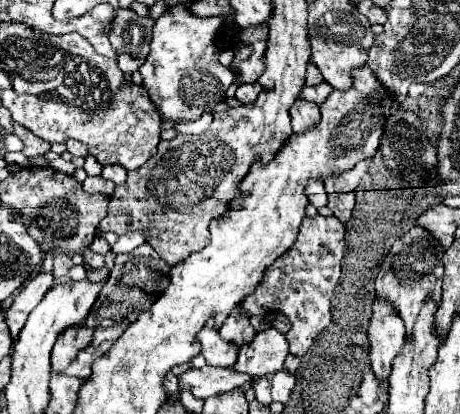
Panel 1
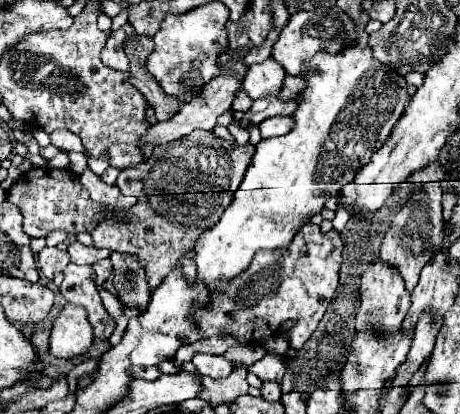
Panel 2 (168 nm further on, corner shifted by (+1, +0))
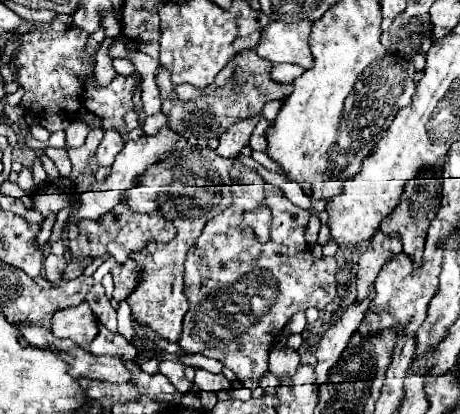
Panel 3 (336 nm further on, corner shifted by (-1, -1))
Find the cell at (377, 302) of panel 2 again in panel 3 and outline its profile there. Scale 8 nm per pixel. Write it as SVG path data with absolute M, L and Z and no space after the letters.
M376 232L372 236L372 242L368 250L360 256L356 286L358 286L358 302L368 298L370 286L374 284L380 268L390 260L390 256L396 256L396 252L402 252L402 244L398 238L388 238L382 232Z

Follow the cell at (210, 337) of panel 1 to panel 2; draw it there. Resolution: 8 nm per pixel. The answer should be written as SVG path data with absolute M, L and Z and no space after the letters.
M196 353L192 363L196 365L200 375L208 375L212 379L222 379L222 377L228 377L232 373L232 365L228 363L228 359L224 359L220 355Z

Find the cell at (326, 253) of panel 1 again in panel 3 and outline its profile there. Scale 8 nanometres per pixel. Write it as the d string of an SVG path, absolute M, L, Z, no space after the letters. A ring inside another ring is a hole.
M236 184L232 186L234 202L232 206L222 212L220 216L212 218L204 232L200 234L196 246L188 252L186 258L186 272L184 272L184 292L190 300L190 310L184 316L184 332L180 338L180 348L186 354L204 354L208 358L220 360L226 368L230 368L238 380L260 380L268 374L268 352L274 344L274 334L270 328L284 328L288 320L296 312L304 312L306 308L314 306L322 310L328 302L336 298L336 274L338 274L338 260L336 256L322 256L316 258L306 242L306 226L308 226L308 210L294 205L278 186L274 184ZM256 198L260 204L272 208L272 226L270 226L270 240L266 244L258 244L250 230L238 230L242 212L256 208Z

